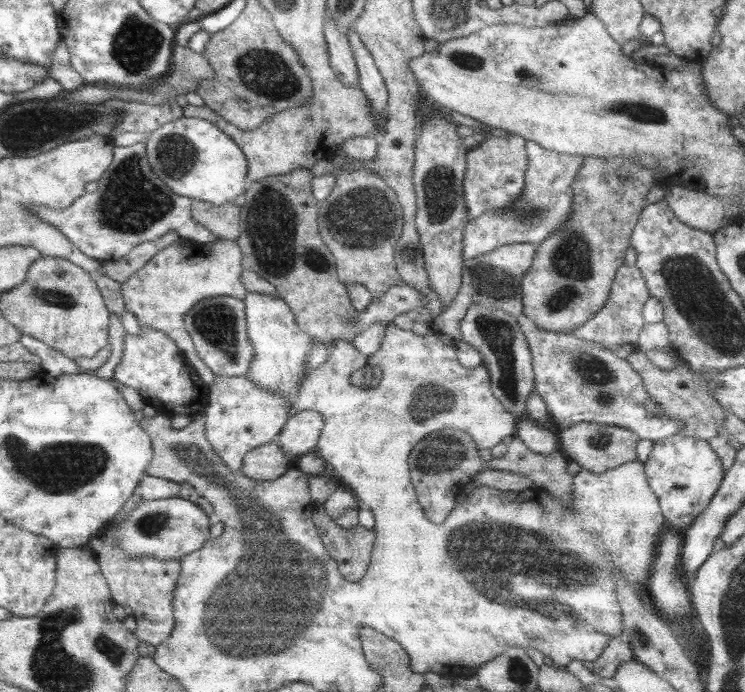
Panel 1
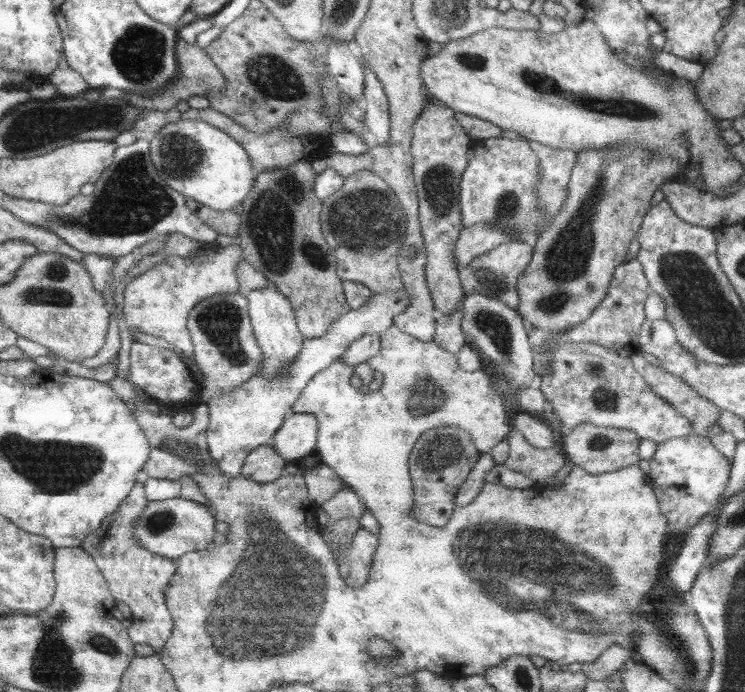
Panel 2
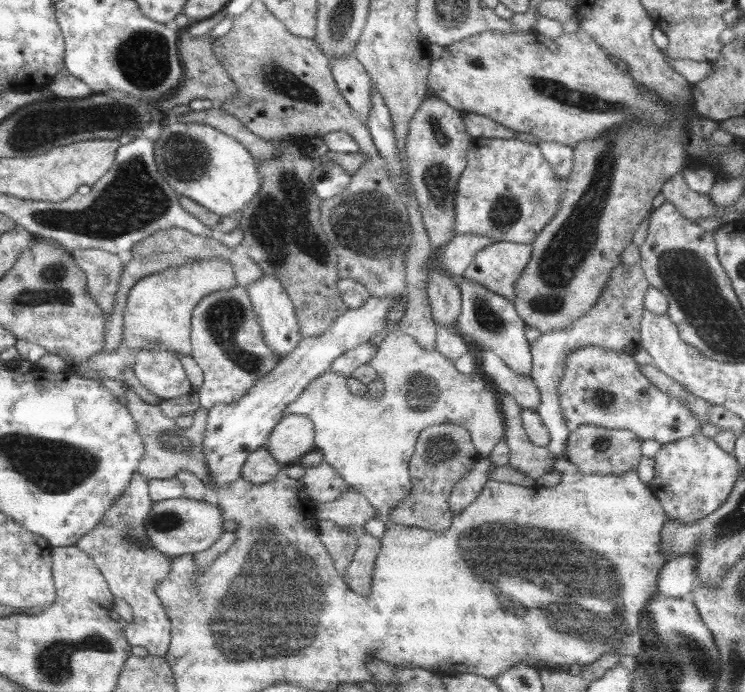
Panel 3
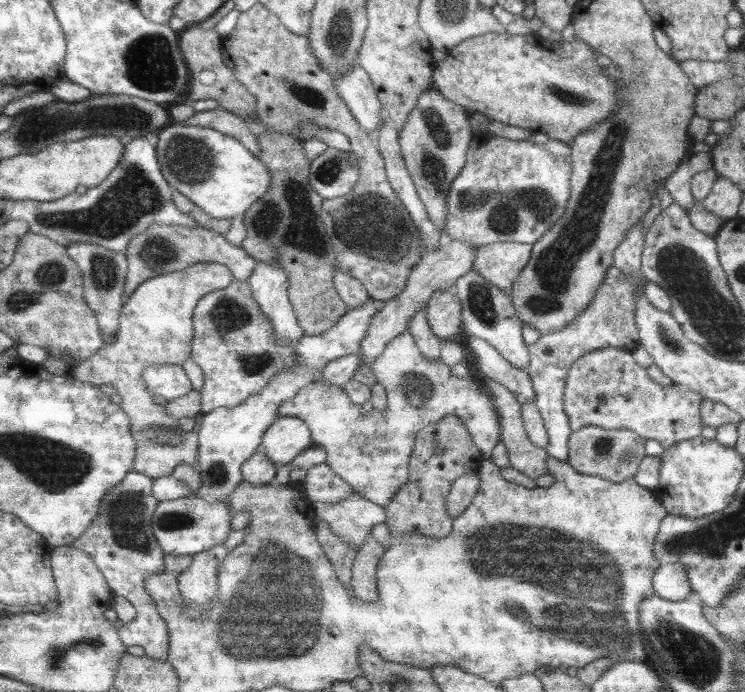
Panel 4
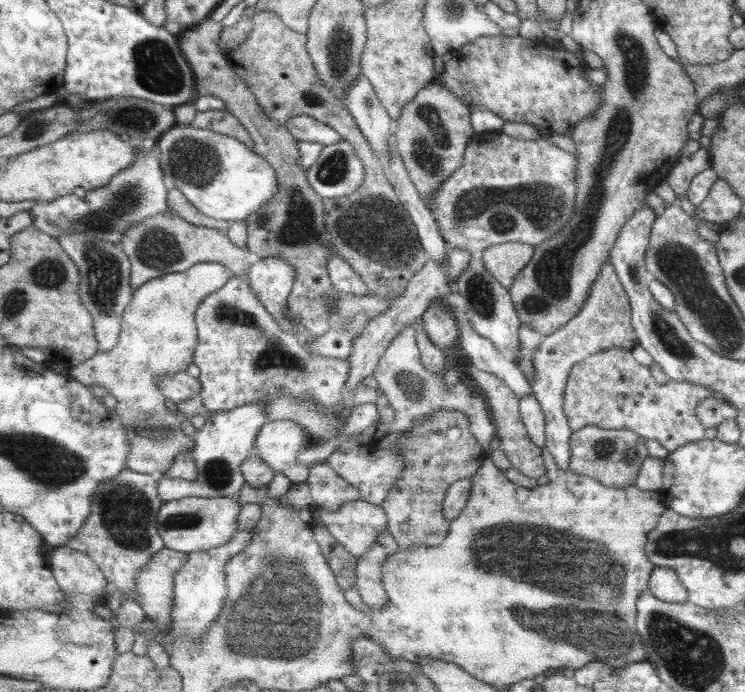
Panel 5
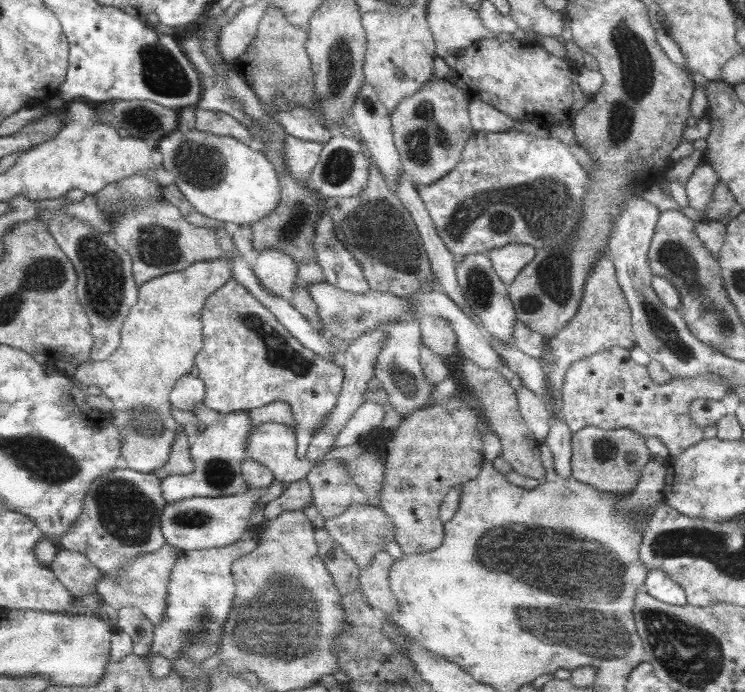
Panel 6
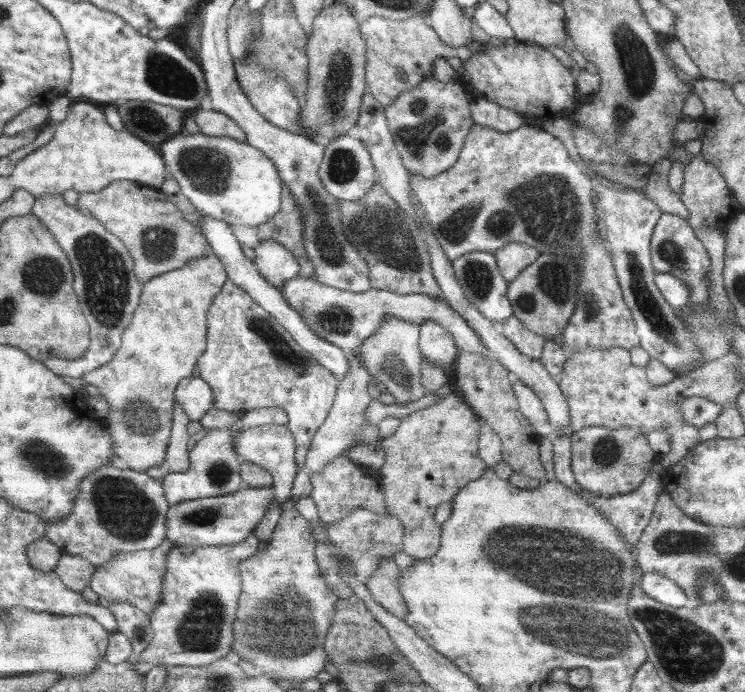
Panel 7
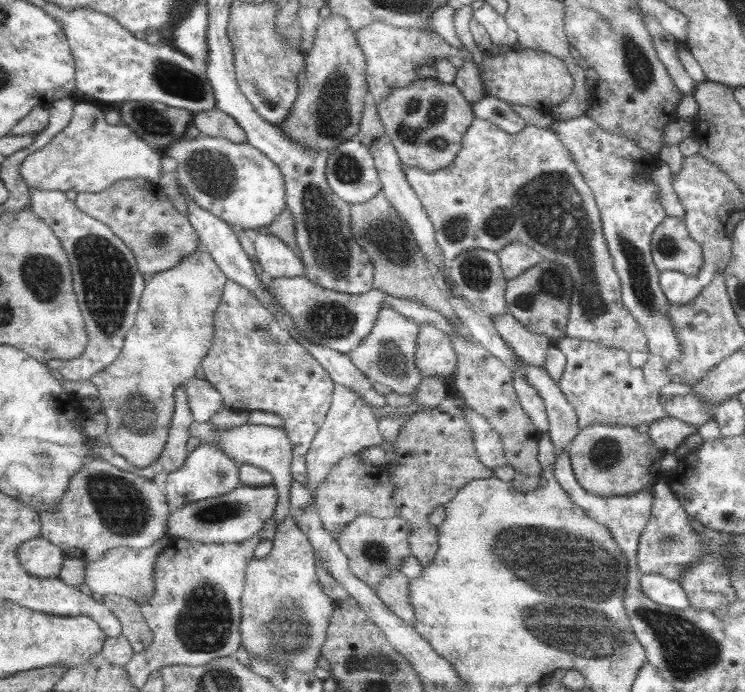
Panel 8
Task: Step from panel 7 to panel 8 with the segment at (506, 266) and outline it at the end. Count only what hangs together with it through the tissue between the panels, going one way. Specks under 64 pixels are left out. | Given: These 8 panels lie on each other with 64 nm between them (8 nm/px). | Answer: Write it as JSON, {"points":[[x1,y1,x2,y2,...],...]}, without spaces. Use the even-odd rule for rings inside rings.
{"points":[[514,242,501,248,497,255,501,262,501,269,508,280,514,280,516,276,536,266,543,261,543,256,526,244]]}

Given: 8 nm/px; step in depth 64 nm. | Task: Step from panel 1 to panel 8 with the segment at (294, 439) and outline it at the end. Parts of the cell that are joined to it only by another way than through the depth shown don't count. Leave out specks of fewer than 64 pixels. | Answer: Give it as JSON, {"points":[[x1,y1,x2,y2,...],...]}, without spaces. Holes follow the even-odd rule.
{"points":[[193,422,189,426,190,436,199,438,200,441,216,441,219,449,230,458,236,460,239,464,253,464,257,467,267,470,273,476,273,485,277,488,278,500,275,506,273,518,276,524,282,524,282,521,289,515,290,503,289,494,293,476,291,473,292,445,288,441,287,432,283,427,272,427,257,424,245,423,230,429,217,429,212,423]]}

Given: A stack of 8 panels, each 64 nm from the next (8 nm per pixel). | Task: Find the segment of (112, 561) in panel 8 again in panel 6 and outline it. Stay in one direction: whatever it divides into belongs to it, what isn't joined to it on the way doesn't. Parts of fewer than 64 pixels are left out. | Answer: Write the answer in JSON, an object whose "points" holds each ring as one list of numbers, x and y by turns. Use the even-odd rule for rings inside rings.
{"points":[[164,543,162,548,154,552,138,555,125,566,121,577,102,575,96,583,96,593,101,596,102,603,112,606,115,610,125,606,135,606,151,620,153,626,159,625,163,619,171,570,176,564,178,553,177,548]]}

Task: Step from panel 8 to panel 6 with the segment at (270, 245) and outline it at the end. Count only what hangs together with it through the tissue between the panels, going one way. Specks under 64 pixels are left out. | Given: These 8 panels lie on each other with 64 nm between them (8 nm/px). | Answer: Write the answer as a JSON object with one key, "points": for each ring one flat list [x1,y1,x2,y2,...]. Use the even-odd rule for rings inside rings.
{"points":[[264,249,256,252,256,263,252,264,256,278,270,292,288,297,297,279,297,264,285,252]]}

